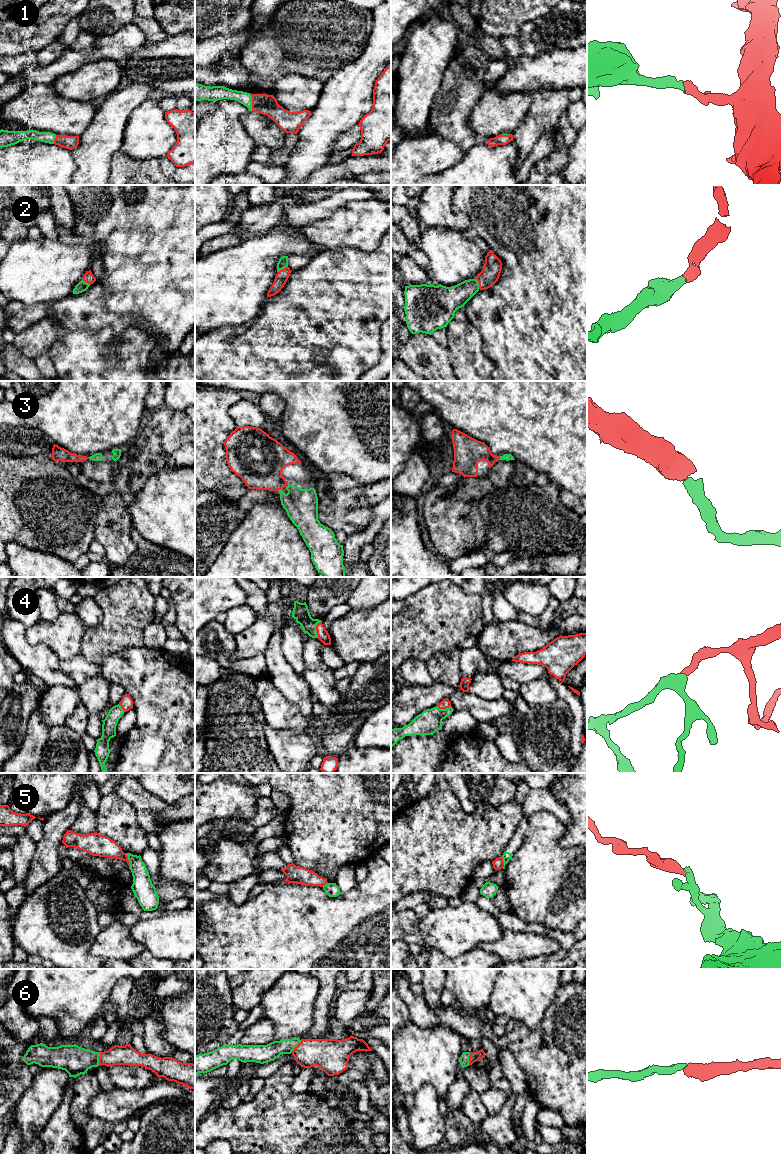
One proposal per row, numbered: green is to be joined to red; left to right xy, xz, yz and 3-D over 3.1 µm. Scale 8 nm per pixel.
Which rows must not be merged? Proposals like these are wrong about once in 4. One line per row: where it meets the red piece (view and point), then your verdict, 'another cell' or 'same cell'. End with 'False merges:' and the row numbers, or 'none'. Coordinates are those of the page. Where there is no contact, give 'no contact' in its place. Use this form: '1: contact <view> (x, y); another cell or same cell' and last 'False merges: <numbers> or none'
1: contact xz (252, 102); same cell
2: contact yz (478, 282); same cell
3: contact yz (499, 458); same cell
4: contact xz (316, 629); same cell
5: contact xy (128, 860); another cell
6: contact xz (296, 1046); same cell
False merges: 5

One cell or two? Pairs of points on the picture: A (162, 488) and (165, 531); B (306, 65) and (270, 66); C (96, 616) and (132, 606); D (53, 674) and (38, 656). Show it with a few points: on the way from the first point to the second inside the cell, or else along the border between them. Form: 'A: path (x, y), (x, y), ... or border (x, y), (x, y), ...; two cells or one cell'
A: path (165, 499), (165, 520); one cell
B: path (297, 65), (279, 65); one cell
C: border (93, 598), (102, 611), (102, 620), (86, 628); two cells
D: path (49, 670), (41, 660); one cell

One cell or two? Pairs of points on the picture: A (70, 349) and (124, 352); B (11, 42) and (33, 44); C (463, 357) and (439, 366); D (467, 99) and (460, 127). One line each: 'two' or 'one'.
A: one
B: one
C: two
D: one

